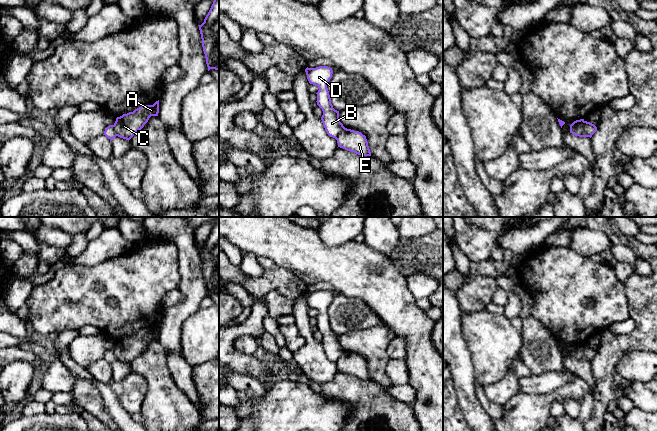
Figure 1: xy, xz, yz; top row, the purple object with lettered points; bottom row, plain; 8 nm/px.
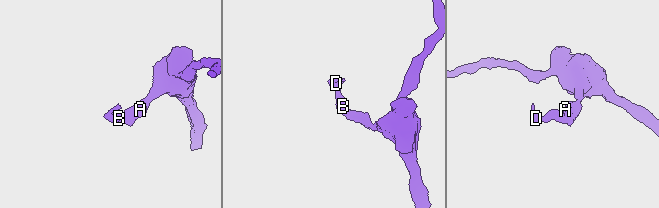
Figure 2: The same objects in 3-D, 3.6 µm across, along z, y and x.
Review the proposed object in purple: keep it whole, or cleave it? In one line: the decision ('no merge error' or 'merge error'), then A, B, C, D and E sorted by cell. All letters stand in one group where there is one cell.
merge error; groups A C E / B D

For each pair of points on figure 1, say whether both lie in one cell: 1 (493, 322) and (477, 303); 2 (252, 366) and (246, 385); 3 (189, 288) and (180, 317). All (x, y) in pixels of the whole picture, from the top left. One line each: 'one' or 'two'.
1: two
2: two
3: one

